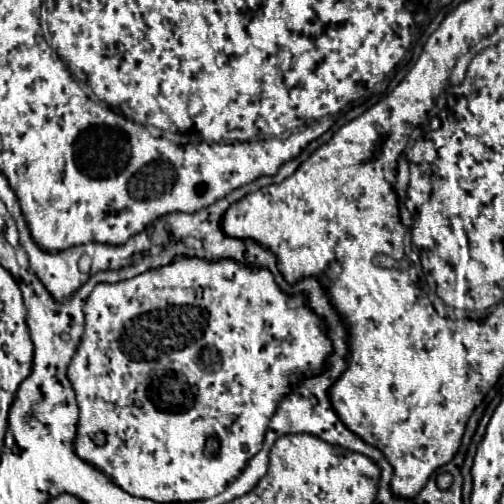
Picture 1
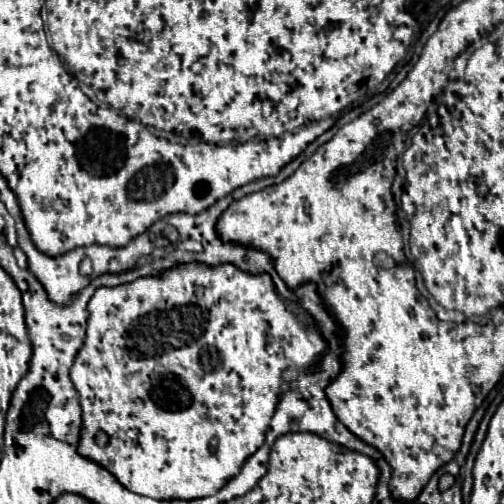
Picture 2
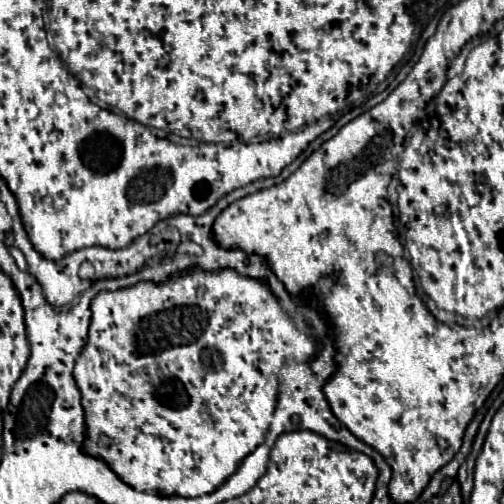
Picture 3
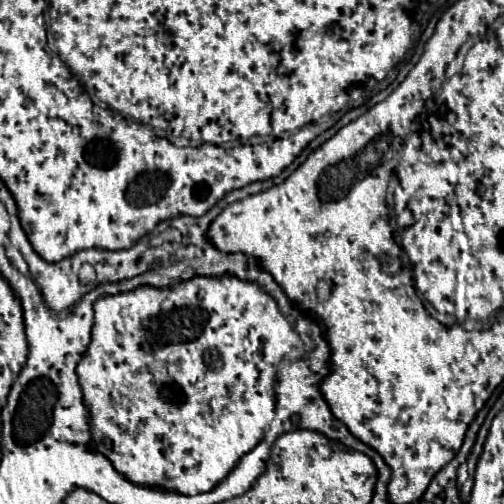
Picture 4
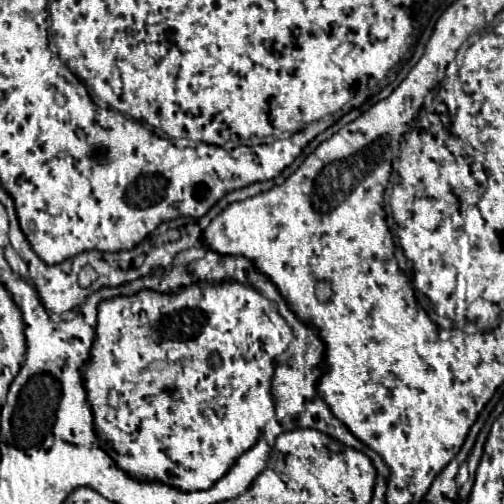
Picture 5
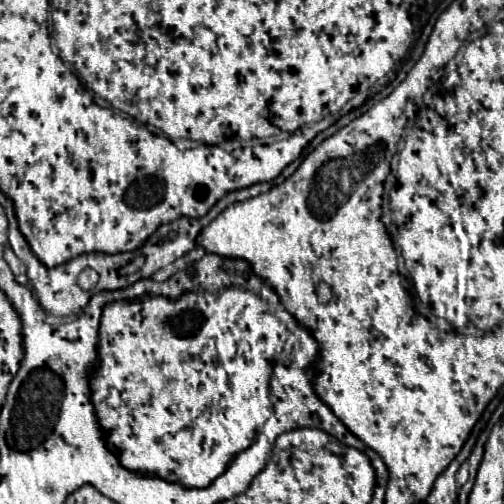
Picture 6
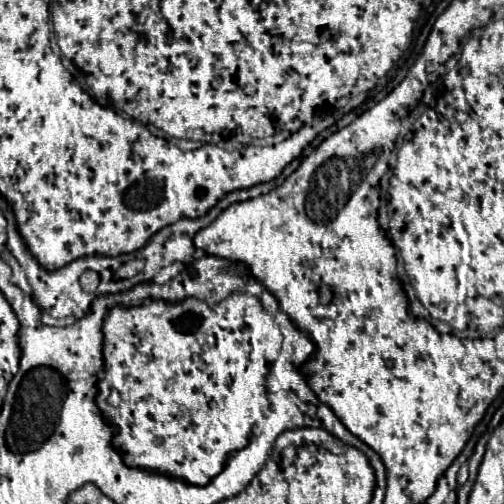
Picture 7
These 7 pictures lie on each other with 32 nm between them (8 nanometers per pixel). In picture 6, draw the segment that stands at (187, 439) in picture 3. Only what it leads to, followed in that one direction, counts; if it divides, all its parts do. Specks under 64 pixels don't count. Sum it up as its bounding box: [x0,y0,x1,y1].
[88,286,288,488]

